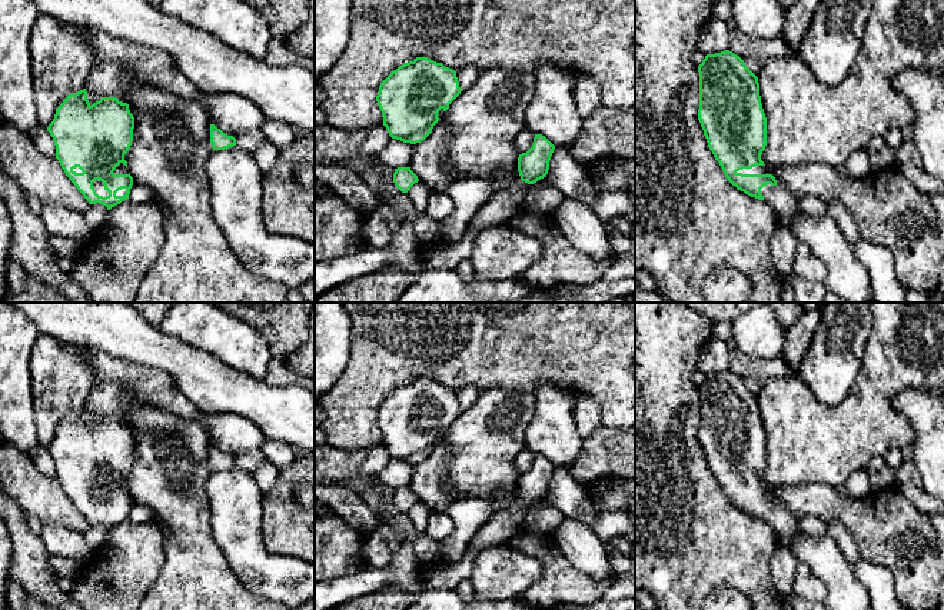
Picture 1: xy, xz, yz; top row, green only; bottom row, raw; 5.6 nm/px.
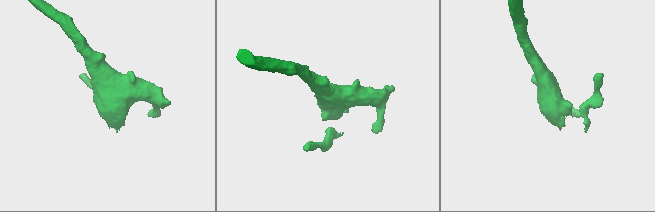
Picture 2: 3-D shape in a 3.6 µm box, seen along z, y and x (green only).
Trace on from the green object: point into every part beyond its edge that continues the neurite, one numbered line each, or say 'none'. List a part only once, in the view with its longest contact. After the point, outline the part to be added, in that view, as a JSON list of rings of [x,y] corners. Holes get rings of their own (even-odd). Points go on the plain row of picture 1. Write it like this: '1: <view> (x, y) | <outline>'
1: yz (758, 489) | [[[755,486],[752,489],[742,489],[737,493],[742,493],[742,494],[771,494],[771,490],[770,487],[767,486]]]

